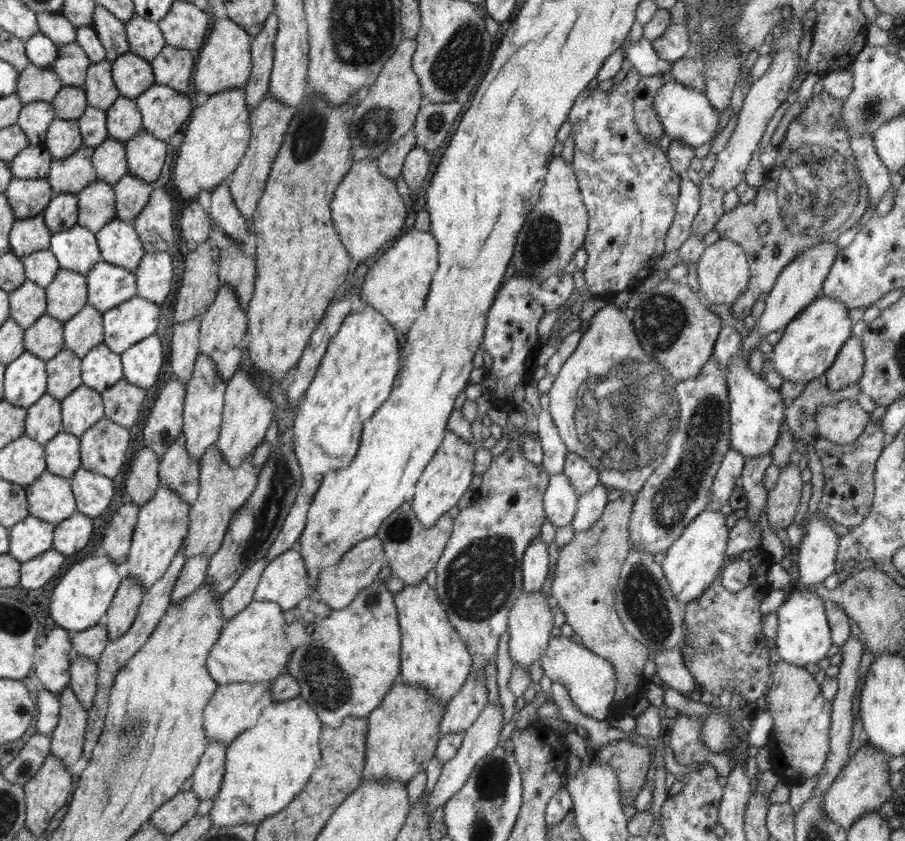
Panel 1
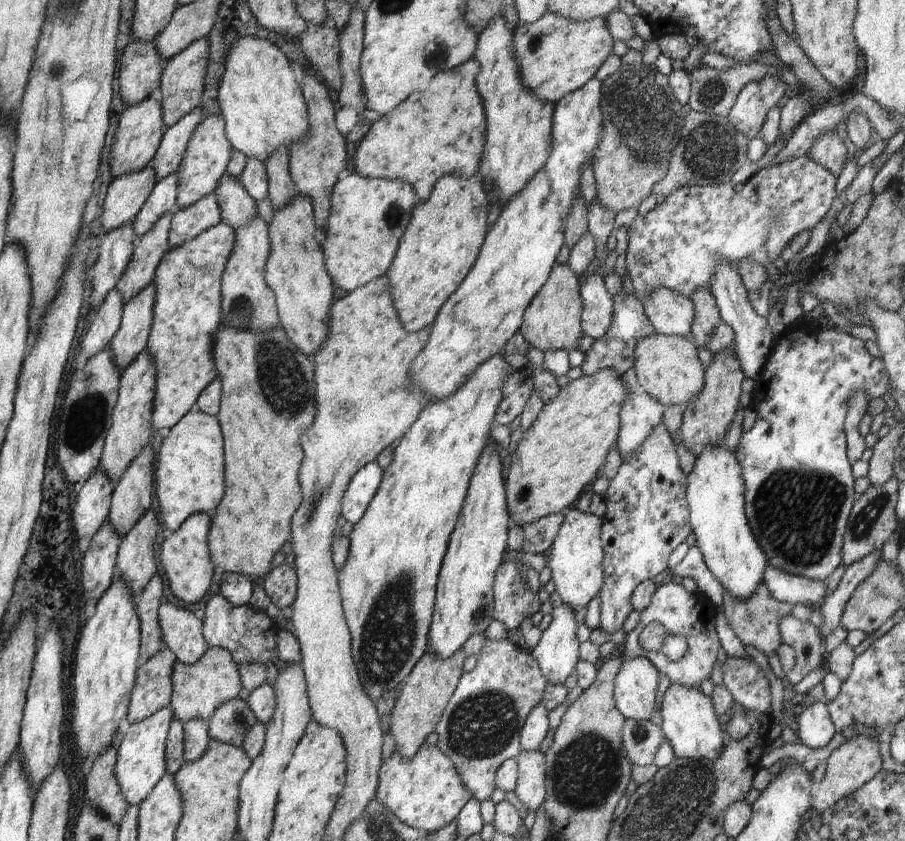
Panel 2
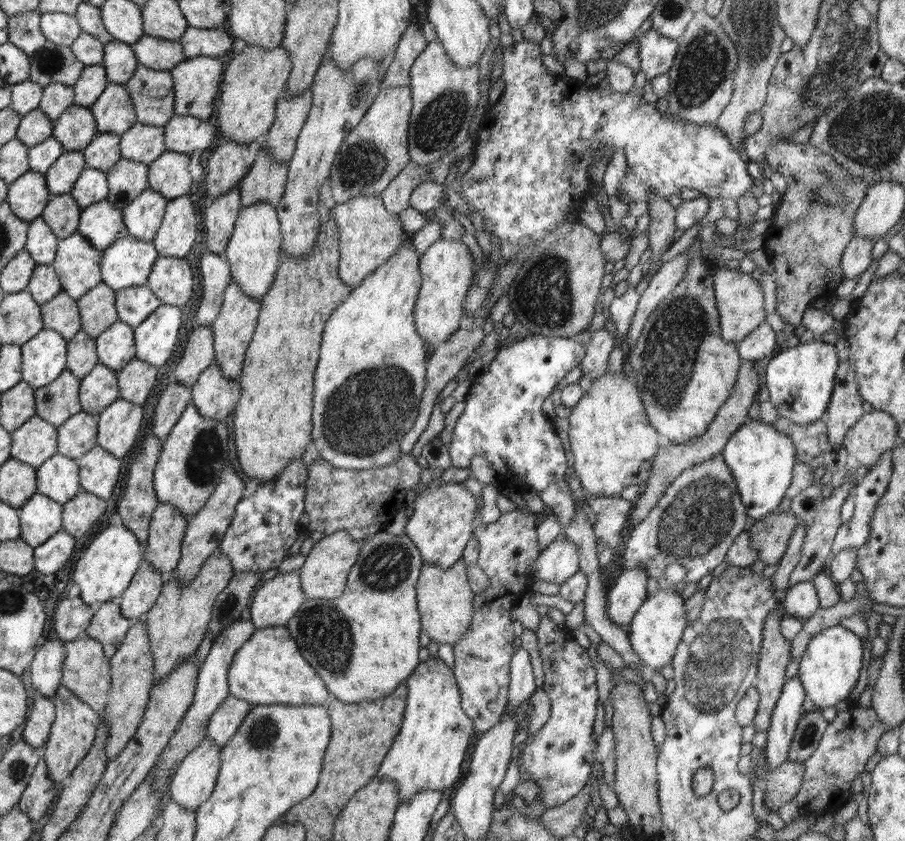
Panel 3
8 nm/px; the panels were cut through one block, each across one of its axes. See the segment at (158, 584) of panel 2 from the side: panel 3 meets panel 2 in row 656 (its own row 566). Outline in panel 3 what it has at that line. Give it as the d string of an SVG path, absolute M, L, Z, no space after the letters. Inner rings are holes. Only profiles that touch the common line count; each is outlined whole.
M144 560L139 565L130 586L118 598L122 617L133 621L144 618L156 602L165 581L166 575L158 572Z

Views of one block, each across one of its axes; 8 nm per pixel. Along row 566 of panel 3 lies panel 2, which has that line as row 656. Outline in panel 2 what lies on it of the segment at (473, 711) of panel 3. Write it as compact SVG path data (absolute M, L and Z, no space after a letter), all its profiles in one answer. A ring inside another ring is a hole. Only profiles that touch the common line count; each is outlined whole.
M508 638L502 640L486 639L480 651L475 668L460 677L458 686L443 710L440 722L436 725L438 734L436 746L454 763L465 787L477 801L490 798L497 787L495 774L498 767L508 759L514 759L522 750L521 730L528 713L542 702L542 694L546 689L546 678L542 675L539 662L531 651L524 651Z

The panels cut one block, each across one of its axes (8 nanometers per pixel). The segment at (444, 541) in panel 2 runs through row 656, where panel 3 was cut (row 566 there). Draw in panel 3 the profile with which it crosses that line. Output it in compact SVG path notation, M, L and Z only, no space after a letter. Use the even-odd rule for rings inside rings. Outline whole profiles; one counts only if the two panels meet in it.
M386 530L377 532L361 544L358 559L347 576L344 592L332 600L306 598L297 614L284 626L297 641L306 662L324 680L330 694L341 702L352 704L383 699L405 682L421 663L418 657L421 621L415 584L423 564L420 551L406 533L394 535Z

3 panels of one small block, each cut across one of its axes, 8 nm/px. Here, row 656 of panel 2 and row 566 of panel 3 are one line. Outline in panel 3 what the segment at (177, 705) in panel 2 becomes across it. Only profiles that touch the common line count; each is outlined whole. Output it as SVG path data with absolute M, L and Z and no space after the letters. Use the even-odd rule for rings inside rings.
M215 552L212 556L208 556L208 560L201 565L200 572L197 572L192 582L185 587L181 585L174 574L170 573L166 576L166 581L156 602L144 616L155 670L154 685L168 676L168 673L176 668L176 665L194 656L207 632L213 604L218 595L226 588L233 573L230 560L224 554Z

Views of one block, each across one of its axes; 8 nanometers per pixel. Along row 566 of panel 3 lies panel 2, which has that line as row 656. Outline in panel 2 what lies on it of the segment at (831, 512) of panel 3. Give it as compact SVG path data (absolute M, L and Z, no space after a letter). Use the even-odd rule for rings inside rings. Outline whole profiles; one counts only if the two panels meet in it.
M784 616L780 620L782 643L790 646L796 656L796 664L786 673L789 686L798 685L810 672L826 663L828 655L825 640L820 637L818 628L811 623L800 622L794 616Z

